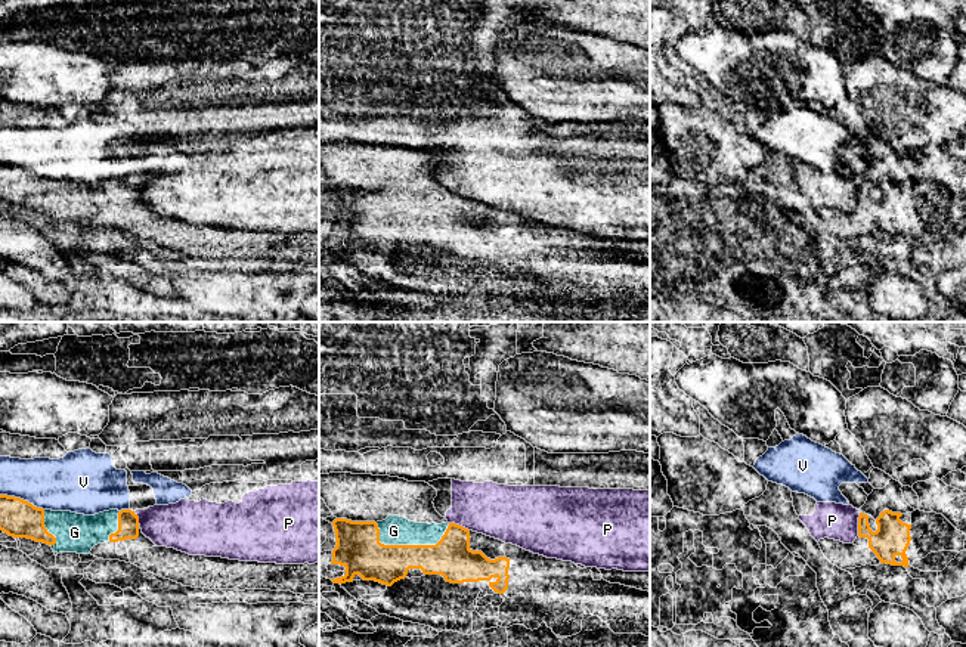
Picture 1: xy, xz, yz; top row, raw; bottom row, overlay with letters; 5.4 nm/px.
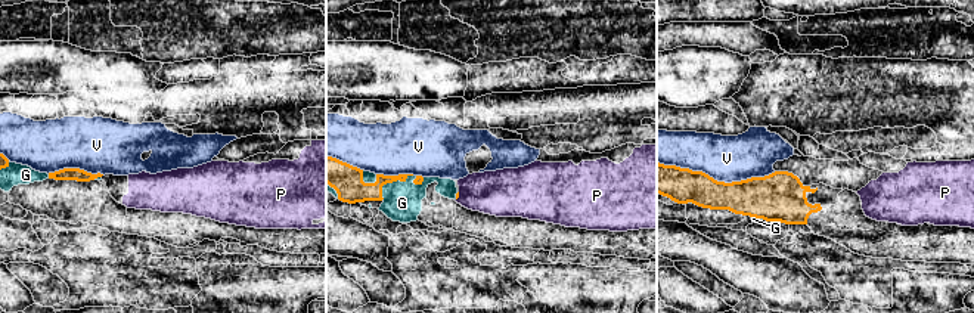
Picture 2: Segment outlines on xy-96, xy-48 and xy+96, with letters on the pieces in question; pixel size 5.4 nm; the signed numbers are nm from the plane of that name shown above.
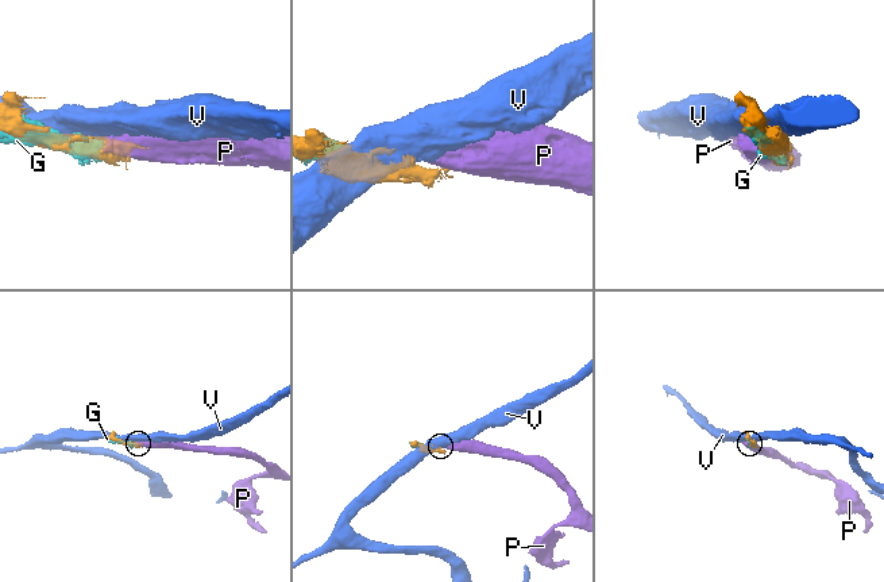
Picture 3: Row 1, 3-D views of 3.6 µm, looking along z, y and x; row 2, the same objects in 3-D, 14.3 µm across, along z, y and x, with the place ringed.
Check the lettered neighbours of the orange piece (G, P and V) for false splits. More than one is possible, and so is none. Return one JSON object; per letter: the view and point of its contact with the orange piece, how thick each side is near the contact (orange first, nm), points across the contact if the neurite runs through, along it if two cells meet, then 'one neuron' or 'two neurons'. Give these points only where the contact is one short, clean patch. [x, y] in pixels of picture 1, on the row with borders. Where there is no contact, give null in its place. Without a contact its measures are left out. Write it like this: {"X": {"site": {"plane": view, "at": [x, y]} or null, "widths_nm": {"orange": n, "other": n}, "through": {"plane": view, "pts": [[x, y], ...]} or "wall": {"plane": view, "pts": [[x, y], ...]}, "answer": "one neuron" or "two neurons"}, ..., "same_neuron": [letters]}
{"G": {"site": {"plane": "xz", "at": [409, 545]}, "widths_nm": {"orange": 220, "other": 160}, "answer": "one neuron"}, "P": {"site": {"plane": "yz", "at": [858, 525]}, "widths_nm": {"orange": 190, "other": 200}, "answer": "two neurons"}, "V": {"site": {"plane": "xy", "at": [22, 500]}, "widths_nm": {"orange": 200, "other": 280}, "answer": "two neurons"}, "same_neuron": ["G"]}

